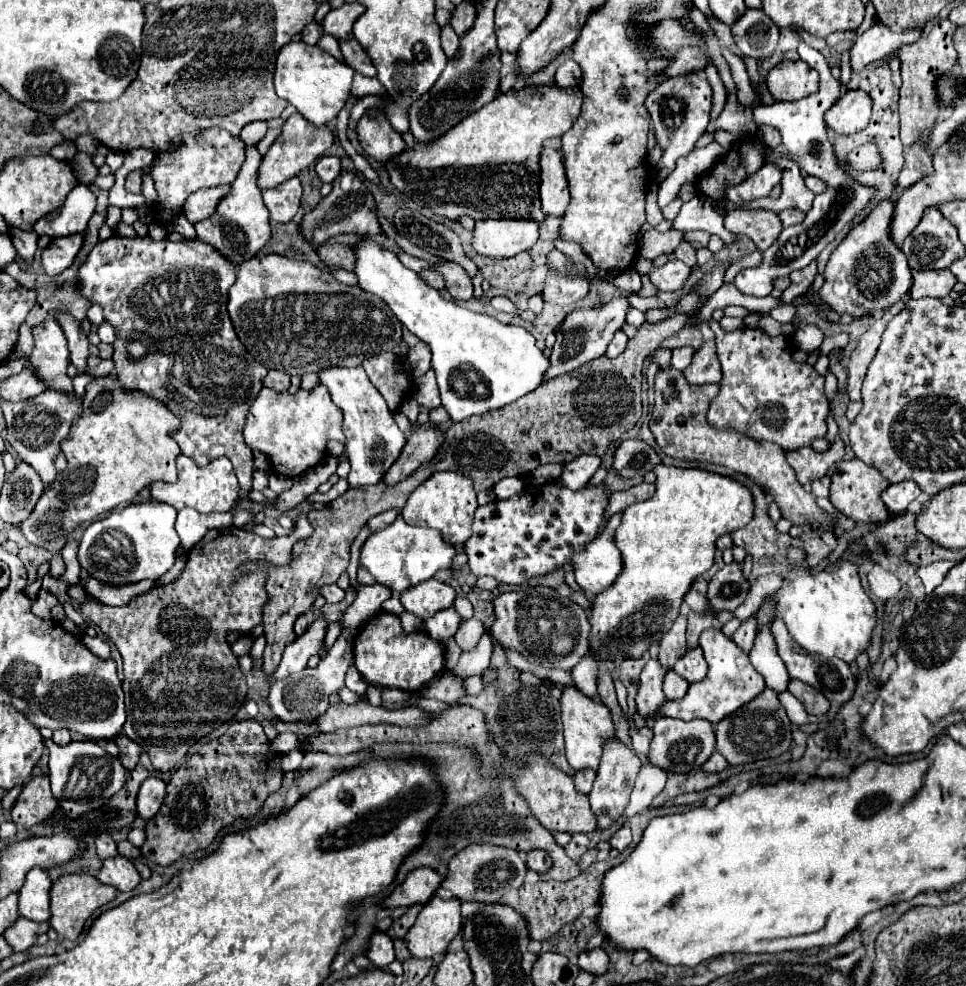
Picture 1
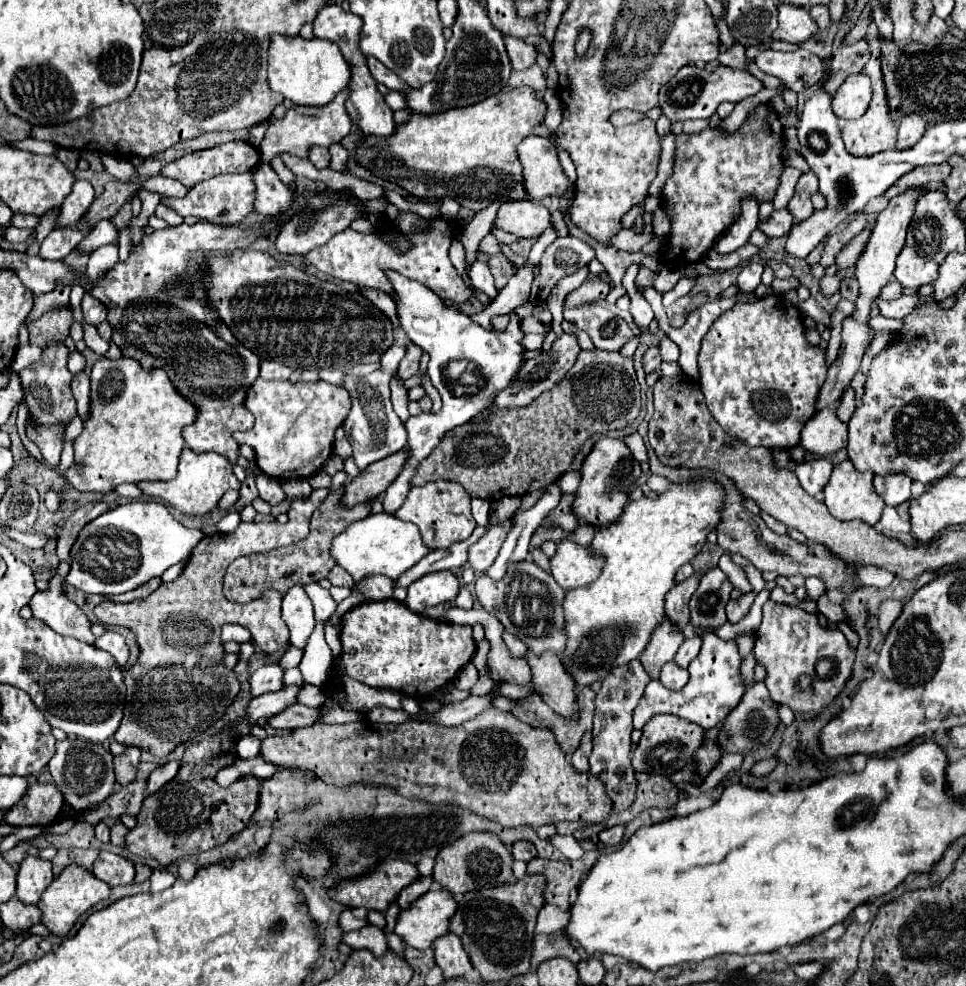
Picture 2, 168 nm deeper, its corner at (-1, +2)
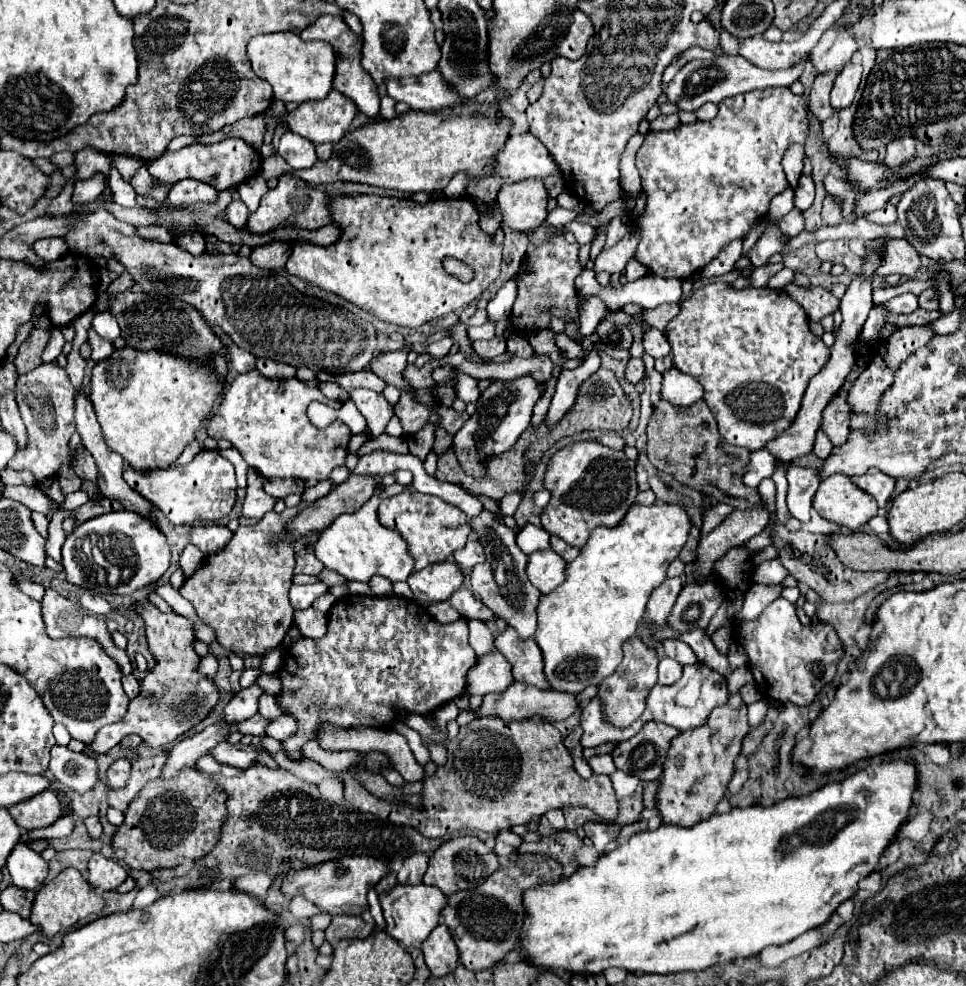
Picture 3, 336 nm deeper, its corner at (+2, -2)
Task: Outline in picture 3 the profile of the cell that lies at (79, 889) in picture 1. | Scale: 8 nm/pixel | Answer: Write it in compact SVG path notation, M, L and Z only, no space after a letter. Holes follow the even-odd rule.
M66 868L52 882L44 884L36 892L36 898L32 904L32 914L28 920L32 924L36 924L48 938L52 938L60 930L72 928L78 920L86 918L92 912L100 912L102 908L104 908L104 898L98 894L98 890L92 888L76 868Z

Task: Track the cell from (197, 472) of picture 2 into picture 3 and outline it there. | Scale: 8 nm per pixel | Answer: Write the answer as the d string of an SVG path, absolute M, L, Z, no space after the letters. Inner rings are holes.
M200 452L186 466L170 466L148 474L138 474L132 468L124 470L126 484L140 496L158 506L172 524L194 524L200 520L218 520L228 516L236 502L236 480L234 466L224 460L218 452Z

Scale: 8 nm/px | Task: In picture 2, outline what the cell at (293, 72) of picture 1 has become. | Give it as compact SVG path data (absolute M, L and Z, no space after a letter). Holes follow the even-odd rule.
M277 34L271 36L271 46L267 50L267 82L271 90L283 94L283 98L297 106L325 106L349 84L349 66L337 44L329 40L305 40L301 36Z

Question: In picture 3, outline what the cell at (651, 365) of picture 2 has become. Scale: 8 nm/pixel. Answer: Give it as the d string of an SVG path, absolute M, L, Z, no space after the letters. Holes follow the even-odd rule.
M630 358L628 366L626 366L626 378L632 382L632 384L638 384L646 374L646 366L644 366L644 360L642 358Z

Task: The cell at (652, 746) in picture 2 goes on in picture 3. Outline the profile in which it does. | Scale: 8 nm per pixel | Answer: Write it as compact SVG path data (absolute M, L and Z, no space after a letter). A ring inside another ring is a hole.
M646 722L642 732L626 742L620 742L620 746L612 752L616 768L640 778L642 782L658 780L664 772L670 742L678 734L680 730L668 724Z

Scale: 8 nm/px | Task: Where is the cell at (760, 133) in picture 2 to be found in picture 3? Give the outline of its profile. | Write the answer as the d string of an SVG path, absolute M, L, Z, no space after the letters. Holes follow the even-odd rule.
M766 88L726 98L718 108L718 116L710 122L682 124L670 132L650 132L636 154L648 206L634 218L642 232L634 258L654 276L686 278L694 270L704 268L730 240L744 238L750 226L758 218L764 218L770 200L788 188L780 160L792 142L802 144L806 138L808 116L804 98L792 94L788 88Z

